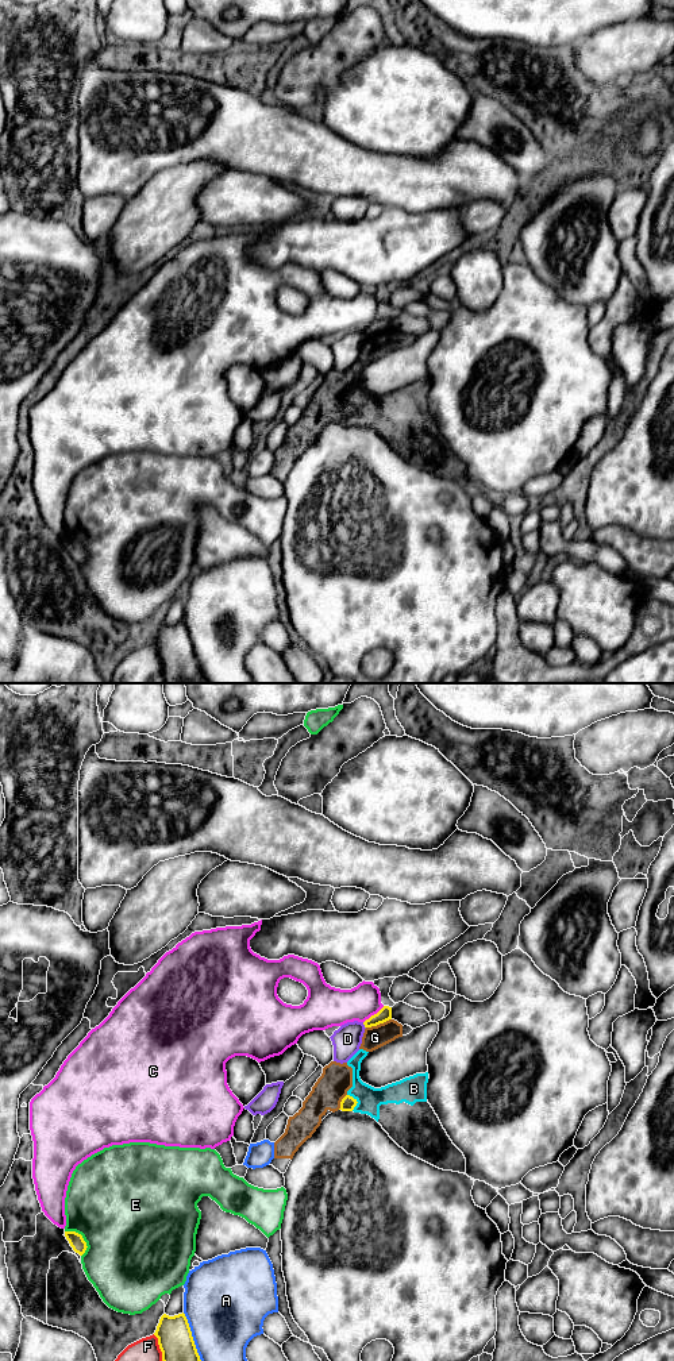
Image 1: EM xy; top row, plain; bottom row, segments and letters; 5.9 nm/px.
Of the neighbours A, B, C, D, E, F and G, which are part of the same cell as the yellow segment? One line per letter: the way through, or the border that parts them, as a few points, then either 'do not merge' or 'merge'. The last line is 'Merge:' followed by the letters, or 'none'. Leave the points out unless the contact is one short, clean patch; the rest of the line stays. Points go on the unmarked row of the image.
A: do not merge
B: border xy (347, 403), (357, 411), (353, 419); do not merge
C: do not merge
D: border xy (362, 331), (365, 336); do not merge
E: do not merge
F: do not merge
G: do not merge
Merge: none

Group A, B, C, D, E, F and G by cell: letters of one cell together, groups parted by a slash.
A / B G / C / D / E / F

